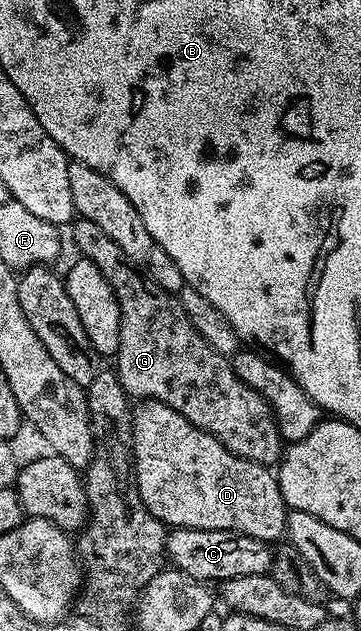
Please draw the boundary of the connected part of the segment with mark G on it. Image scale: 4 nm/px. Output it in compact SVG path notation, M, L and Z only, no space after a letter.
M78 217L73 222L72 230L74 229L74 245L79 250L81 256L88 258L92 263L96 263L96 267L100 267L100 275L104 275L104 279L108 279L108 283L113 287L116 299L120 303L120 347L118 348L118 356L116 358L116 376L120 384L122 384L122 393L138 397L134 399L145 399L148 401L163 401L168 407L172 407L176 411L180 411L180 415L184 415L184 419L188 419L196 427L200 427L204 431L211 433L217 441L224 447L228 447L228 451L232 451L238 457L243 457L249 461L255 461L257 465L267 467L277 466L283 452L284 442L278 424L274 418L274 413L270 410L270 404L260 396L256 391L252 391L252 387L248 387L248 383L244 383L236 375L231 358L226 357L223 353L218 353L210 344L202 338L200 331L196 331L196 327L190 325L188 315L184 311L181 300L175 294L164 291L160 287L148 284L147 278L141 272L137 273L135 266L126 260L124 251L120 251L120 247L116 247L116 243L112 243L112 239L108 239L108 235L104 235L104 231L100 231L100 227L96 227L96 223L92 223L86 217Z

